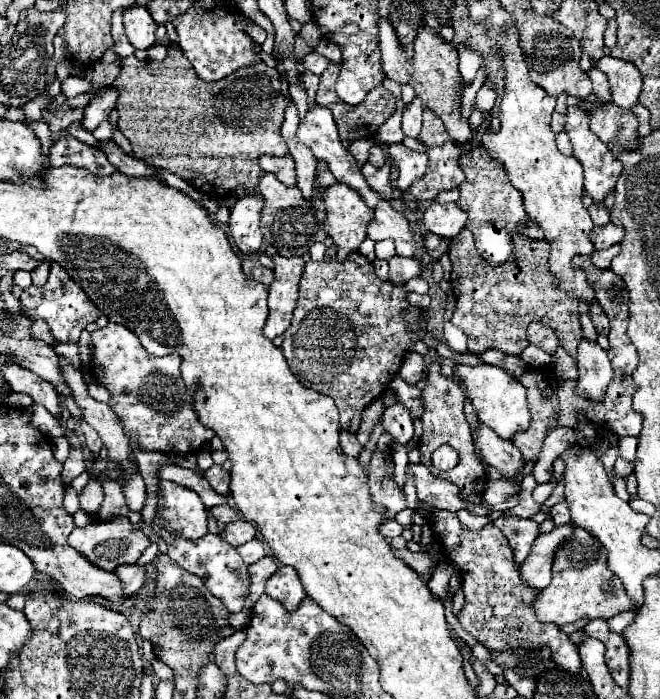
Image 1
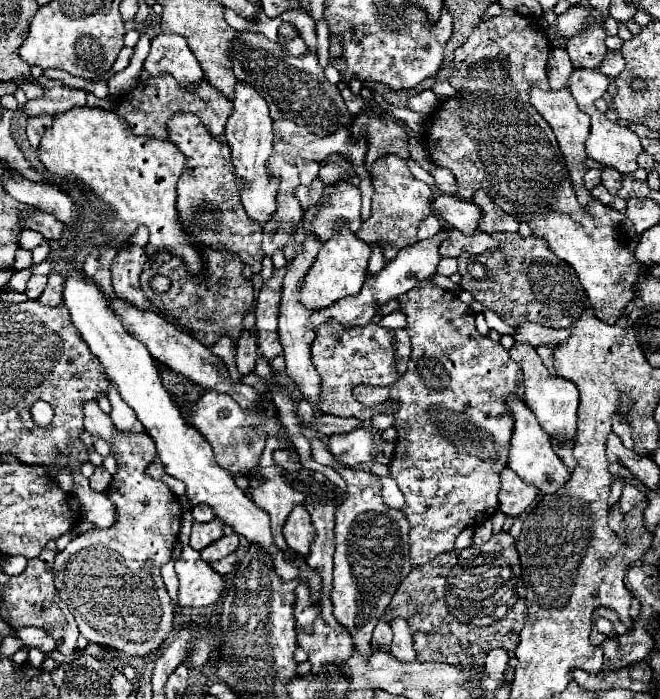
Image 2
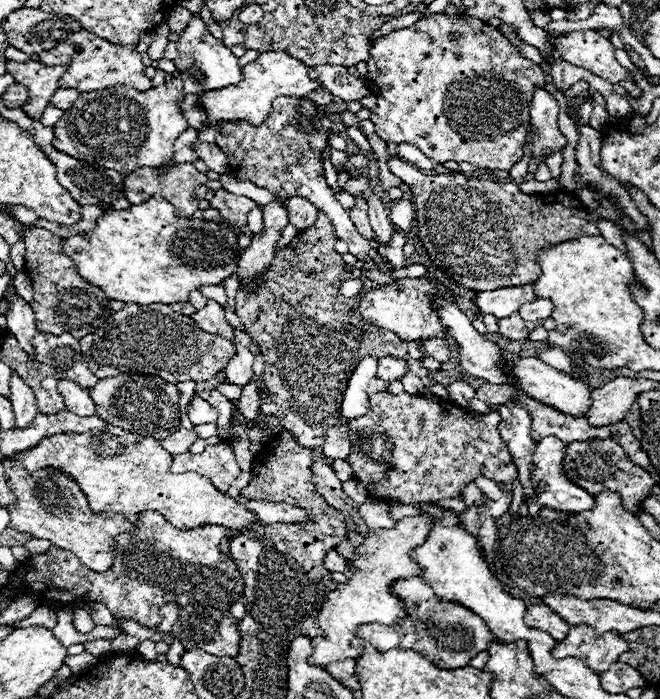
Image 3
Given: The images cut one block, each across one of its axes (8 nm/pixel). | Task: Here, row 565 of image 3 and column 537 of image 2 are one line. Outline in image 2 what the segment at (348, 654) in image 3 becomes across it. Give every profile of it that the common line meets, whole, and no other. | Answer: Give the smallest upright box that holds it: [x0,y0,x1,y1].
[510,342,578,448]

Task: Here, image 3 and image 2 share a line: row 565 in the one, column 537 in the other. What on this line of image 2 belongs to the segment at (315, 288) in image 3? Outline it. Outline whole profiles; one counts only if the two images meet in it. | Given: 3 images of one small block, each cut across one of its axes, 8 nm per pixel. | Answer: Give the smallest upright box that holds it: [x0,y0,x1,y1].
[536,345,556,375]

